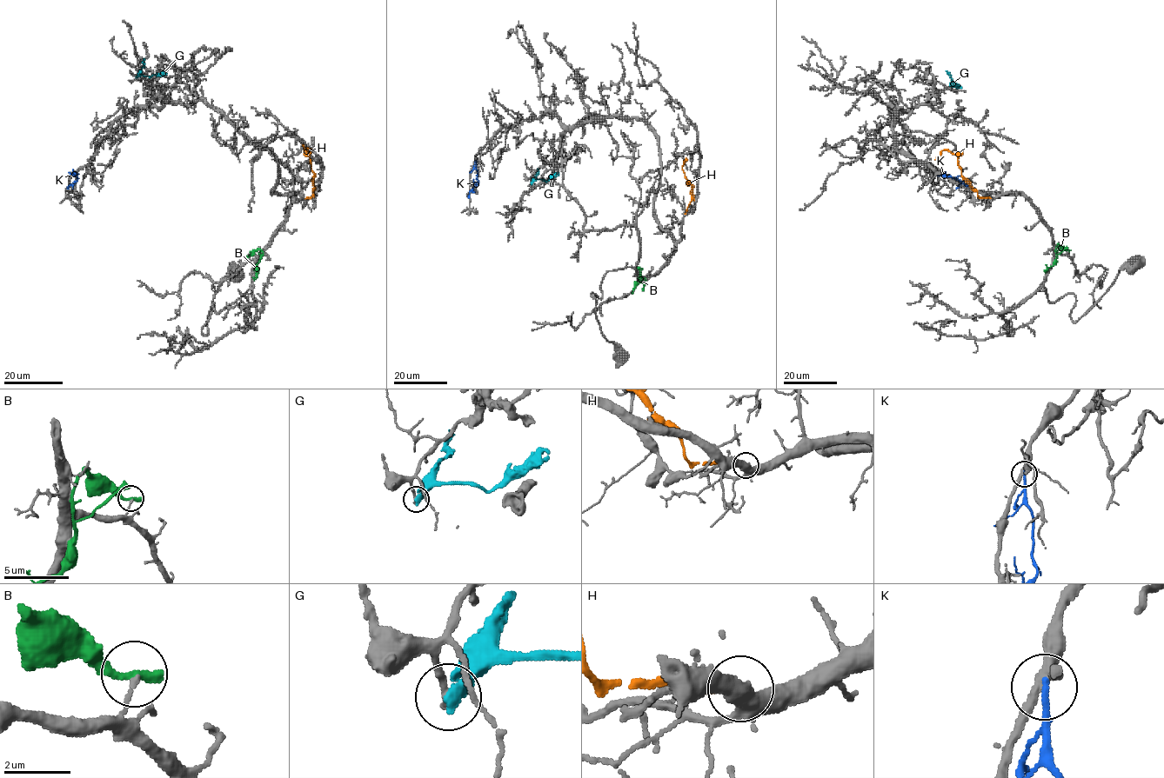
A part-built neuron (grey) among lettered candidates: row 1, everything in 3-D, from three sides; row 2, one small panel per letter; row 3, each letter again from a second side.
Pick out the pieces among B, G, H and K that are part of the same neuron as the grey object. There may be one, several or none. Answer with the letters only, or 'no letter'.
no letter

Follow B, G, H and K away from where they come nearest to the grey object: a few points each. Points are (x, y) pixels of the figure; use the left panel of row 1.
B: (249, 256), (255, 250), (263, 251), (257, 276), (252, 278)
G: (136, 76), (166, 72)
H: (306, 198), (312, 196), (314, 173), (310, 154), (303, 145), (306, 156)
K: (75, 173), (77, 178), (67, 188)

